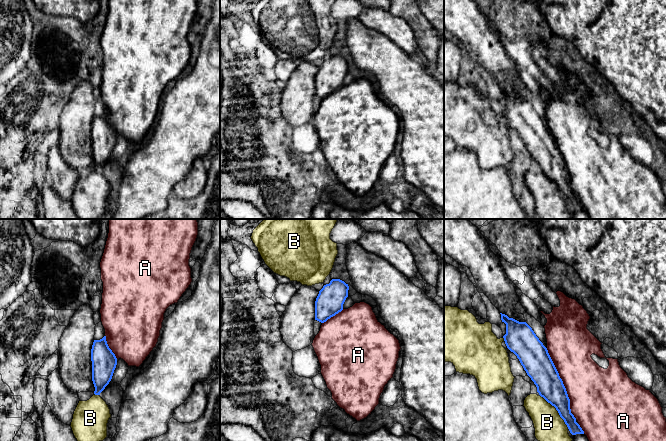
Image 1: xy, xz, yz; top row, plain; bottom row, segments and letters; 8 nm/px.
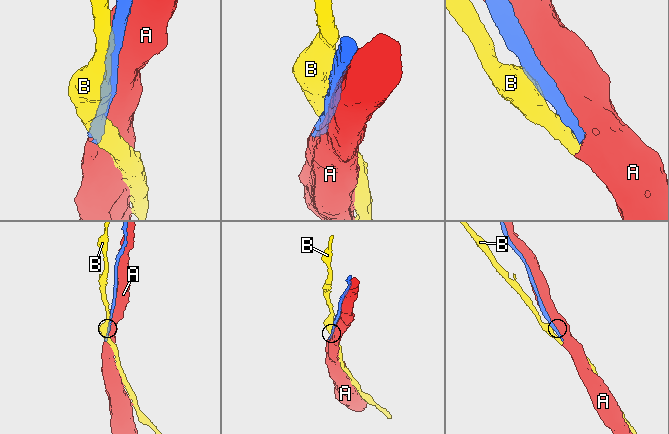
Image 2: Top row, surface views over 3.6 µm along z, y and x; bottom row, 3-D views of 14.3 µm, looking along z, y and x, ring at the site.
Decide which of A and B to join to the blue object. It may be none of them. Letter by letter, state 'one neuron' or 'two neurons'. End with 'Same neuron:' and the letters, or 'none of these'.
A: one neuron
B: two neurons
Same neuron: A

